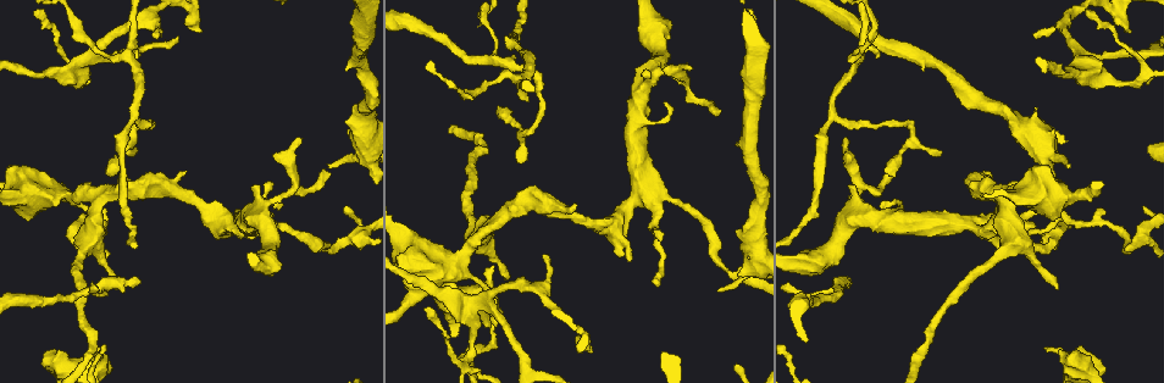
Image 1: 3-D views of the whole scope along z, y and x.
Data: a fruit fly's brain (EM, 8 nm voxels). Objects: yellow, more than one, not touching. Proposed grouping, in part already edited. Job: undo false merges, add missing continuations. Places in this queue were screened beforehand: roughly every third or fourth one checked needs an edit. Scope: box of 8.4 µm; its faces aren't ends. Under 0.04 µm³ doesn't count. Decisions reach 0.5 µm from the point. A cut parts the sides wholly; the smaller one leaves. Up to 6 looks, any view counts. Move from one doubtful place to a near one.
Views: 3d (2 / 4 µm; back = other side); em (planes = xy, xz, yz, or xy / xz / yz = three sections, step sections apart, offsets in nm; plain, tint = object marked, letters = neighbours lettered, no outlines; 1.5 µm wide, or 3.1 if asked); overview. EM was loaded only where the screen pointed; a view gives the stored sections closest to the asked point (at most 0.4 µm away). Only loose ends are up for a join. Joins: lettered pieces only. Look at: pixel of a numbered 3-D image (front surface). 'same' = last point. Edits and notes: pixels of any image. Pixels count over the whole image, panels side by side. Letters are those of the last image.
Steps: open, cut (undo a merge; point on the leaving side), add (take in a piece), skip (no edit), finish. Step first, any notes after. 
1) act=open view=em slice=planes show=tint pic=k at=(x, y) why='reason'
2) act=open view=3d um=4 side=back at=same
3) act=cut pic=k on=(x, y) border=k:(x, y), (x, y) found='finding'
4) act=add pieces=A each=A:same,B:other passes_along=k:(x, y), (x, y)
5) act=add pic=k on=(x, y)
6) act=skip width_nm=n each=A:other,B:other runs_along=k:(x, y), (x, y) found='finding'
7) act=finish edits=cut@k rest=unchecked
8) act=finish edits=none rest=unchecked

act=open view=em slice=planes show=letters pic=1 at=(1128, 32) why='branch stops here'

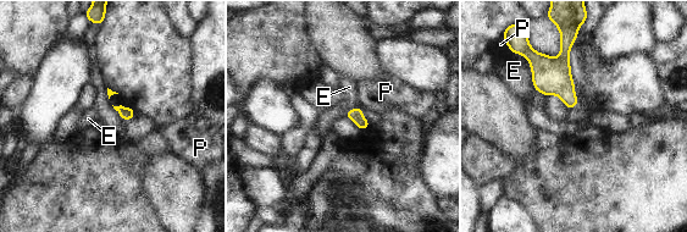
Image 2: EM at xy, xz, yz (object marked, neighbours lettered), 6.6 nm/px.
act=skip longest_contact=E:240nm each=E:other,P:other border=2:(524, 56), (536, 90) found='no lettered piece goes on from it'

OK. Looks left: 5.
act=open view=em slice=planes show=letters pic=1 at=(1139, 239) why='abrupt turn'

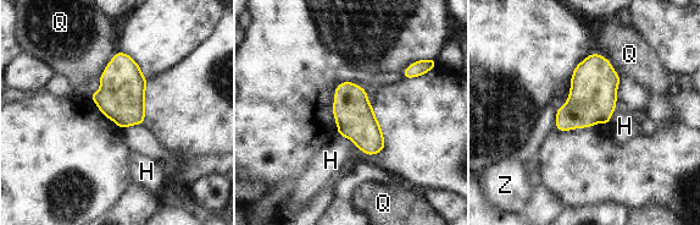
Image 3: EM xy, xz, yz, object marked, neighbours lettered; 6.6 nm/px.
act=skip longest_contact=Q:260nm each=H:other,Q:other,Z:other found='one neuron here'

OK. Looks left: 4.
act=open view=3d um=2 pic=1 at=(1068, 166) why='free end'

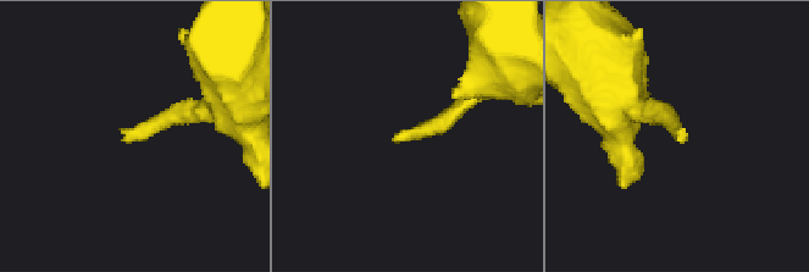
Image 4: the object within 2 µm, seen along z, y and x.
act=open view=em slice=yz step=8 show=letters pic=4 at=(396, 142) why='need the tissue'

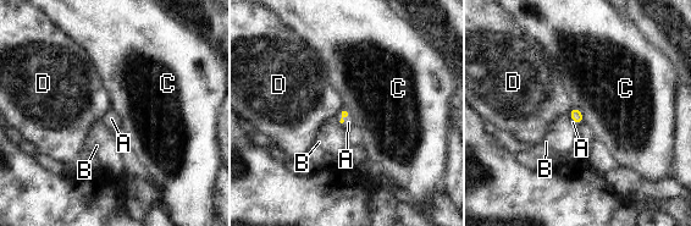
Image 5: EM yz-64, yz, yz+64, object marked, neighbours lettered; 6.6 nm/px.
act=open view=em slice=planes show=letters at=same

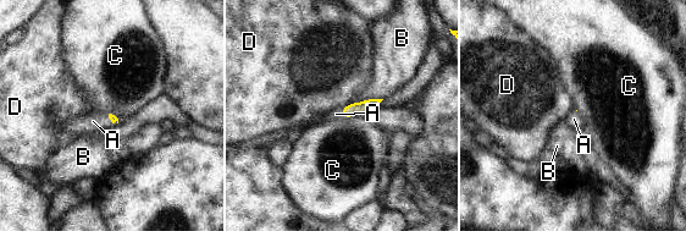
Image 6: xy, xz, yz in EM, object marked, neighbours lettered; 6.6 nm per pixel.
act=add pieces=A longest_contact=B:180nm each=A:same,B:other,C:other,D:other found='the neuron continues'

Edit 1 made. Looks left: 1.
act=finish edits=add@6 rest=unchecked

